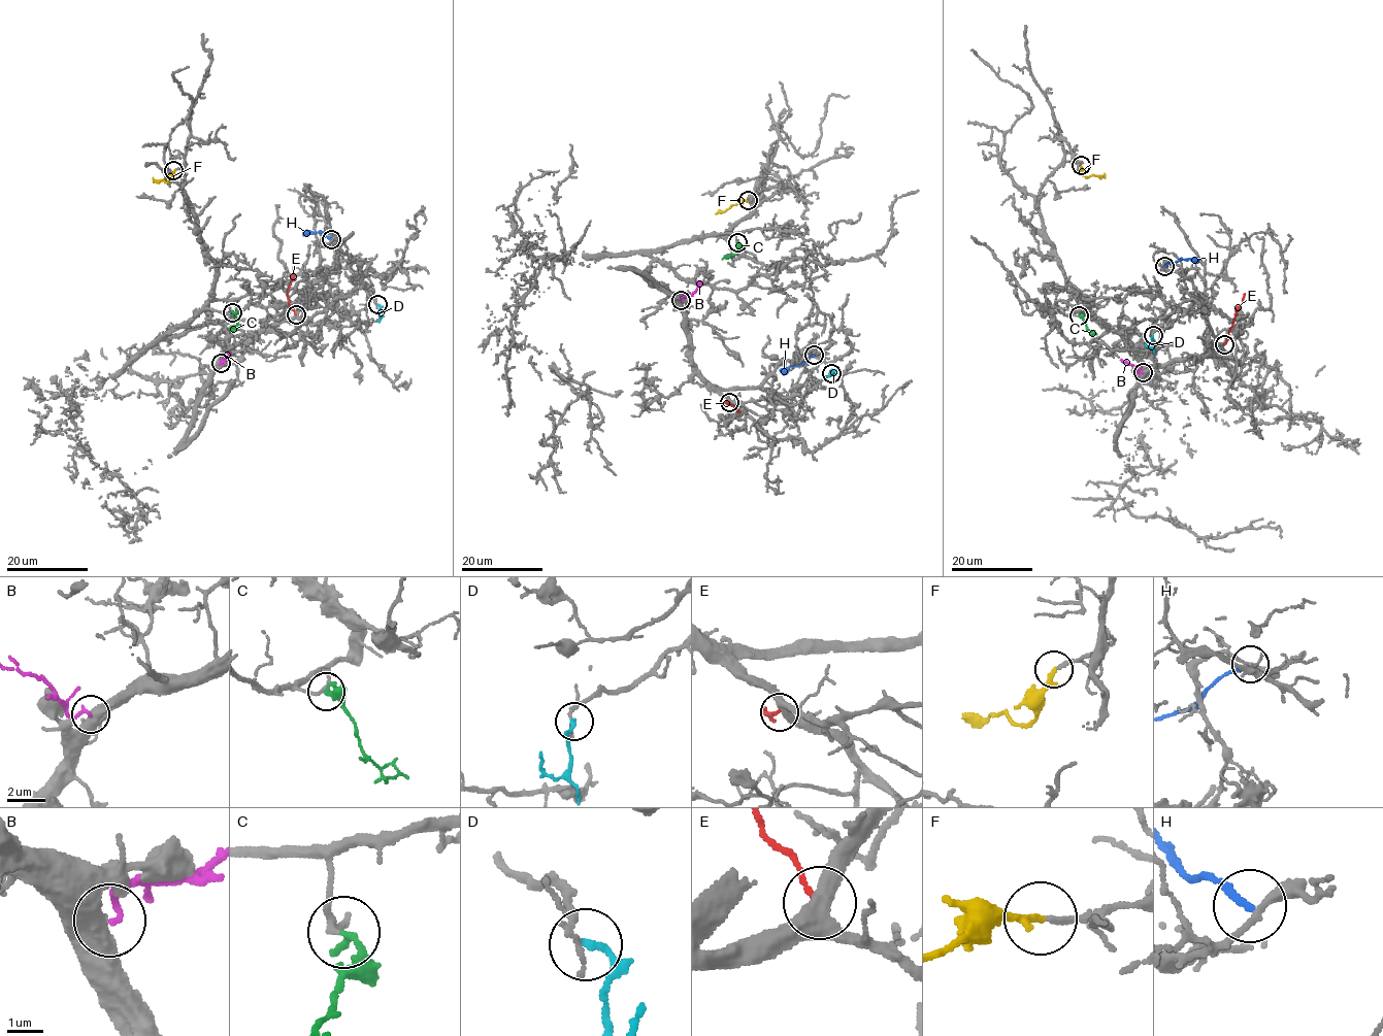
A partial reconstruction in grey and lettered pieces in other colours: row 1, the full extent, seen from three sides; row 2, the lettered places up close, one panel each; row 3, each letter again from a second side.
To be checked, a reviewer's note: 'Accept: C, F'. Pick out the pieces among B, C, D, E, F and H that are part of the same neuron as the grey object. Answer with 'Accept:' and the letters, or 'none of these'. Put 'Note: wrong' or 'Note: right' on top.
Note: right
Accept: C, F

